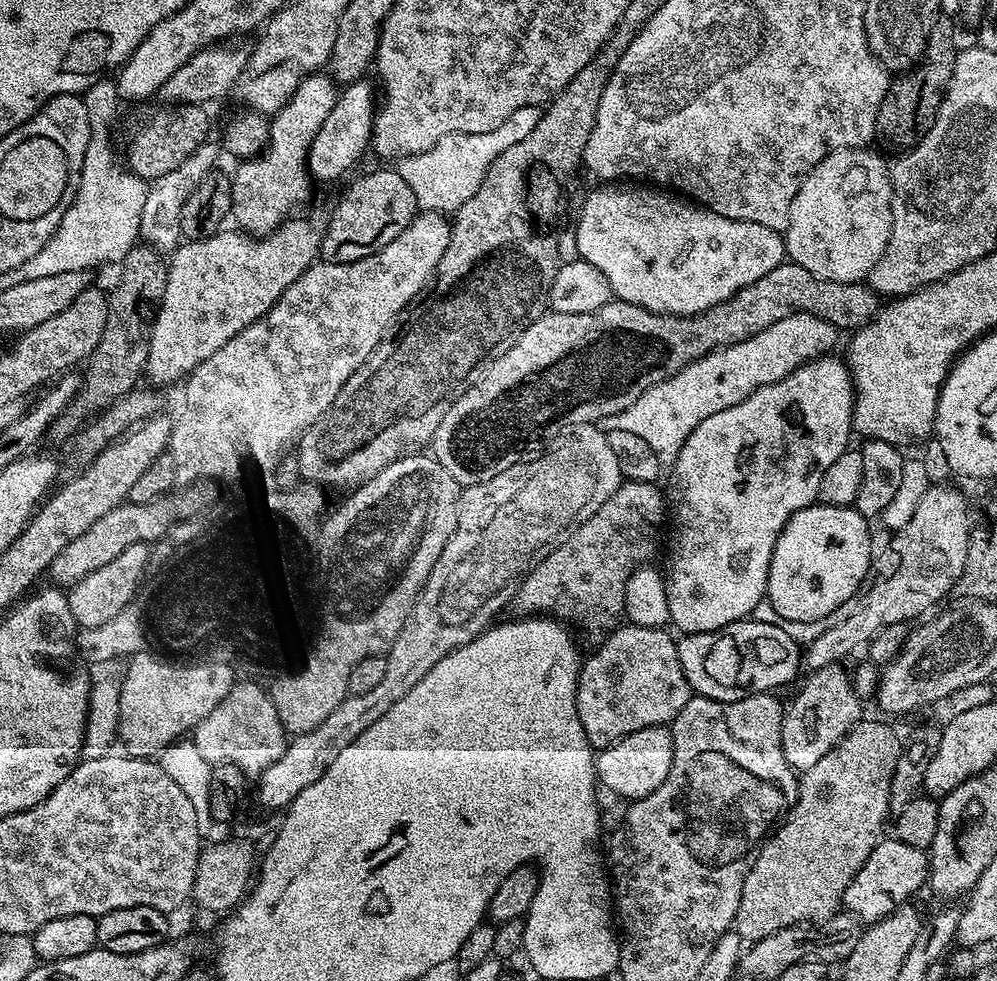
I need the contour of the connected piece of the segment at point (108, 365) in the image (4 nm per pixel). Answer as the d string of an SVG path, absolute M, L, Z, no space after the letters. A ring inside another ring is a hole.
M137 246L124 255L124 269L120 281L107 293L106 330L102 330L102 342L92 351L86 361L88 369L82 372L80 388L50 427L50 436L67 441L75 436L82 425L91 420L102 408L107 408L116 397L137 387L139 376L145 375L144 367L150 350L152 323L156 320L156 309L166 286L168 265L153 249Z

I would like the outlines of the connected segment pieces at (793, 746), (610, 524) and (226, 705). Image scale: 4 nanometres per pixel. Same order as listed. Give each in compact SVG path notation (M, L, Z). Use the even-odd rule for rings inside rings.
M838 663L809 671L808 681L784 708L782 754L786 754L786 762L790 762L797 773L810 770L822 754L830 754L832 747L862 719L860 695L850 683L849 669L844 667L843 663Z
M624 482L621 483L620 489L604 503L604 505L591 516L586 523L581 524L575 532L569 536L566 542L562 542L562 546L558 546L556 549L546 557L545 560L540 563L530 575L524 577L522 586L515 594L514 597L514 608L517 608L517 613L523 614L525 617L532 618L537 614L547 614L549 617L555 618L561 622L569 622L573 620L574 623L580 624L580 628L584 632L589 632L592 636L597 638L603 638L608 635L609 632L613 631L621 623L622 617L624 616L624 595L626 594L626 582L636 568L645 567L649 563L648 560L656 552L656 531L660 528L660 523L663 522L664 516L666 520L666 500L659 496L655 492L655 487L652 484L637 484L635 482Z
M248 678L241 680L244 680L241 684L240 681L233 683L226 698L222 698L222 702L218 702L218 706L214 706L206 718L202 718L194 730L194 739L198 751L208 764L230 762L242 769L245 777L256 778L274 762L278 762L278 758L282 758L288 749L289 737L278 718L273 697L268 697L256 685L259 683Z

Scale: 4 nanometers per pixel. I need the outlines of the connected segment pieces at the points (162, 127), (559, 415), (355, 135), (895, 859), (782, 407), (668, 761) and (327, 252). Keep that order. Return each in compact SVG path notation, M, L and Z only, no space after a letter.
M181 104L168 106L161 116L156 116L136 136L132 149L128 152L127 167L135 176L141 176L143 180L154 182L162 178L162 174L170 174L198 146L202 146L209 139L208 136L208 111L207 107L198 104Z
M785 262L762 274L758 282L738 289L726 302L715 304L710 310L697 312L694 316L651 312L615 298L590 314L549 311L525 328L514 346L510 346L502 358L495 360L480 376L480 380L474 382L474 386L470 386L470 390L466 390L466 394L454 402L454 406L450 406L432 436L430 452L461 486L481 484L494 478L494 474L502 474L502 470L510 470L510 466L520 464L526 454L541 447L539 444L543 440L555 441L555 436L563 428L576 430L581 426L592 426L610 414L626 410L638 402L638 398L642 398L650 386L678 374L678 370L702 358L707 352L723 350L730 344L749 340L790 314L814 314L830 322L837 330L855 330L873 319L881 307L881 297L867 283L839 284L815 280L810 270L802 270L802 266Z
M361 78L347 85L337 95L334 110L322 122L322 130L314 134L314 142L310 142L308 151L308 174L313 181L336 180L344 176L348 168L352 168L367 153L372 141L372 124L376 120L378 96L372 93L367 79Z
M895 838L881 839L879 844L874 846L870 858L854 874L854 882L846 886L843 907L851 915L861 922L875 922L886 918L894 910L909 903L912 895L928 883L928 858L929 853L923 848L906 846L906 842Z
M836 354L817 356L801 368L796 368L777 384L767 384L750 394L742 402L730 406L726 410L718 410L718 414L710 414L706 422L698 422L698 426L686 438L682 450L676 455L672 468L672 500L670 496L670 516L676 519L676 533L672 536L672 561L666 568L666 602L670 602L670 624L673 629L681 628L681 633L716 632L722 626L733 624L736 620L751 617L756 611L758 602L765 599L768 590L768 571L770 558L774 554L774 546L786 526L786 522L798 510L808 508L817 503L818 486L822 486L822 474L849 447L848 439L854 436L852 427L852 405L854 389L852 373L845 361Z
M650 726L646 730L634 730L634 734L603 749L594 760L597 781L603 787L605 784L614 795L621 796L624 802L641 800L654 794L654 790L658 790L662 782L666 782L673 762L674 742L671 727L668 726Z
M380 168L360 176L344 192L336 209L326 220L320 256L330 264L358 262L370 254L380 252L382 246L394 242L406 226L418 215L414 190L406 186L406 178L398 170Z

